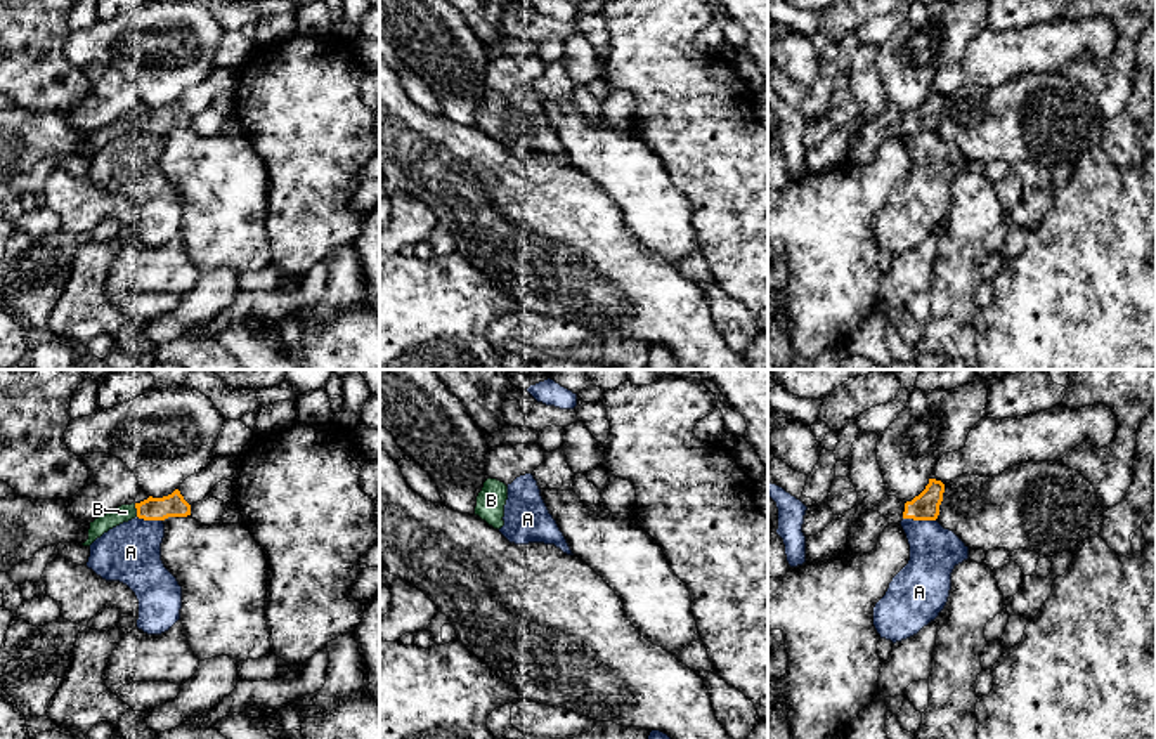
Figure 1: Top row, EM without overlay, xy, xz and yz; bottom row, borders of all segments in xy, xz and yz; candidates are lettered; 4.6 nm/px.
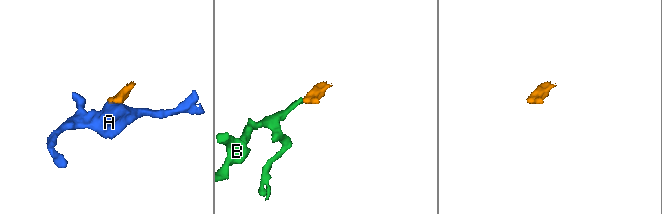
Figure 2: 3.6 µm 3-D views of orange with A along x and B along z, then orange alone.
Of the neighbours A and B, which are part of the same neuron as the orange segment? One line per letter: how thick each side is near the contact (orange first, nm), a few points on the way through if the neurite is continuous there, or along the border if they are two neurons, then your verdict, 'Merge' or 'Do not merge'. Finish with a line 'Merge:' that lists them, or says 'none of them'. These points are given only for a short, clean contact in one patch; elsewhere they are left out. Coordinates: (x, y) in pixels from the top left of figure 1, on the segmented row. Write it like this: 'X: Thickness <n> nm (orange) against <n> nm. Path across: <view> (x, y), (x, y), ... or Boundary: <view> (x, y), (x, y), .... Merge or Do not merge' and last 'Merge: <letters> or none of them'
A: Thickness 130 nm (orange) against 240 nm. Do not merge
B: Thickness 110 nm (orange) against 80 nm. Merge
Merge: B

